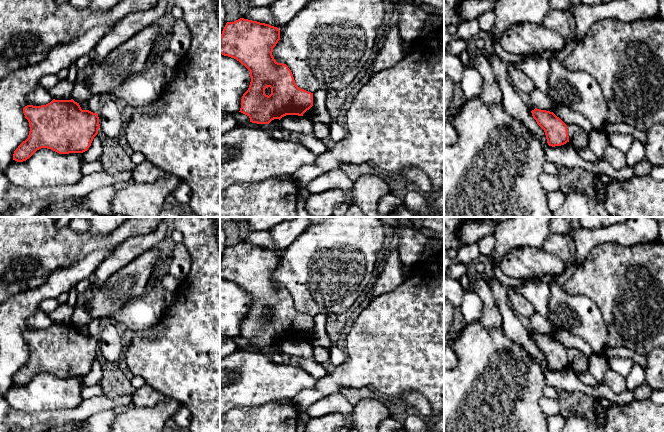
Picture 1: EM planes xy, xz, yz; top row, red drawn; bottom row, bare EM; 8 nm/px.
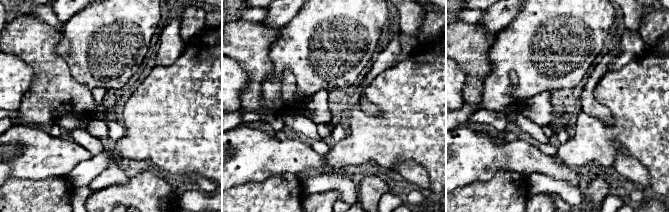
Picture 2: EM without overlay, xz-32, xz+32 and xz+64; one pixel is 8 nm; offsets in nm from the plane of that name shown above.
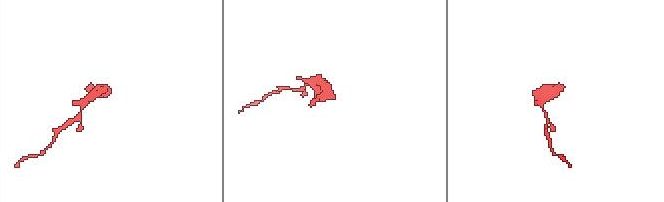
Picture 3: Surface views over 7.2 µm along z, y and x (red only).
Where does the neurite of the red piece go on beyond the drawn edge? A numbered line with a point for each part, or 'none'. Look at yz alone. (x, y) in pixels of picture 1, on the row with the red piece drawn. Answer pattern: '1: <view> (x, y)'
1: yz (578, 137)

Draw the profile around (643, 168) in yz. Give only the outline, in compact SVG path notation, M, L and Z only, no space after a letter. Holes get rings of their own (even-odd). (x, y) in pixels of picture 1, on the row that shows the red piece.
M647 158L639 162L637 165L634 166L634 174L635 176L646 176L649 175L652 170L652 165L648 161Z

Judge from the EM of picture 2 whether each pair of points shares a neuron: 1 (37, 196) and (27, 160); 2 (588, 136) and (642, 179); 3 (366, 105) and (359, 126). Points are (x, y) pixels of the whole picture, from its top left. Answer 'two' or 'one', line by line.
1: two
2: two
3: two

